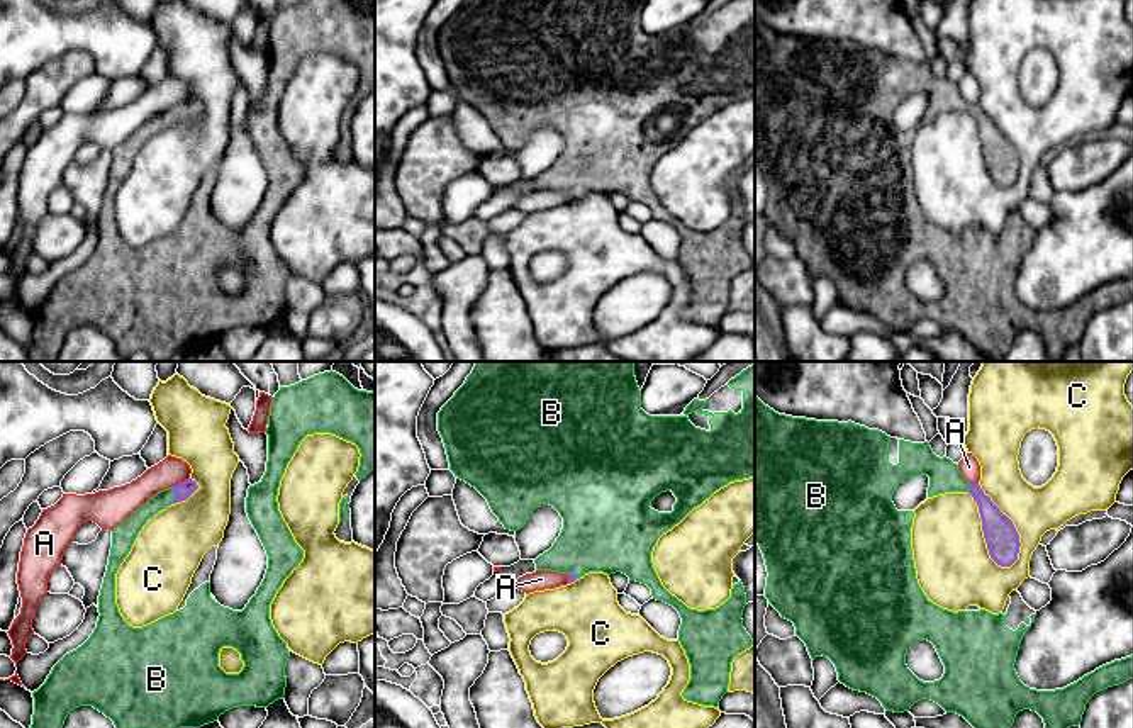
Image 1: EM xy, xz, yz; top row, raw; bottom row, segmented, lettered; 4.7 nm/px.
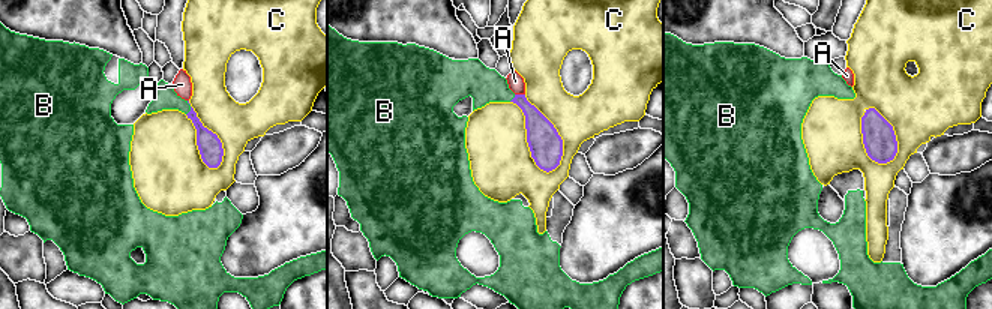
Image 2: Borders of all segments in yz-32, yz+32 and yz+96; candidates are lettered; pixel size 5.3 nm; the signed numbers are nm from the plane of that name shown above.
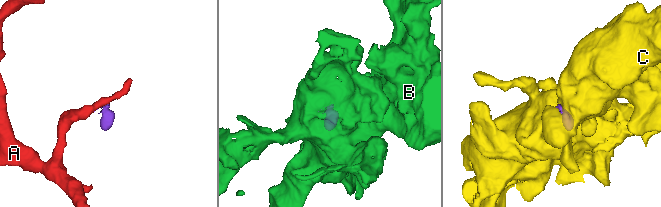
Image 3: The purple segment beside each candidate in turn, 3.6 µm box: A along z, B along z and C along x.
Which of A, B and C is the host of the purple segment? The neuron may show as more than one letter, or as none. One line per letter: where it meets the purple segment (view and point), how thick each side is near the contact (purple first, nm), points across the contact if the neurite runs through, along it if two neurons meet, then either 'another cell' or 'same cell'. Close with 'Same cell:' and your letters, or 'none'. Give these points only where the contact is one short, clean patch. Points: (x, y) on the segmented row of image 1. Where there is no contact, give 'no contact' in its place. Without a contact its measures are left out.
A: contact xy (182, 482); calibres 80 and 140 nm; border xy (189, 477), (173, 487); another cell
B: contact xy (175, 496); calibres 80 and 80 nm; way xy (185, 489), (175, 496), (165, 498); same cell
C: contact yz (1013, 526); calibres 160 and 220 nm; another cell
Same cell: B

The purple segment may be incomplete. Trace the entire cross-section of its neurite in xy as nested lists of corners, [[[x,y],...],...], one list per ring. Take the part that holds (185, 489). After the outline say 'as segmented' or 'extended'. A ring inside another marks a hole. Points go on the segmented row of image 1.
[[[324,372],[302,380],[290,387],[280,387],[275,394],[268,416],[268,462],[263,479],[249,485],[246,497],[246,512],[256,529],[266,555],[268,568],[256,594],[249,599],[243,611],[232,611],[220,606],[210,594],[210,574],[217,560],[217,546],[212,546],[204,555],[198,568],[192,577],[192,584],[173,614],[168,614],[148,626],[132,628],[119,613],[115,604],[115,574],[129,555],[142,526],[159,511],[170,504],[187,501],[197,489],[197,482],[188,479],[175,487],[165,489],[142,504],[131,514],[129,519],[122,521],[112,529],[112,548],[109,557],[107,572],[98,596],[98,621],[90,638],[76,650],[66,653],[51,670],[46,682],[32,692],[34,714],[31,728],[63,728],[66,716],[80,706],[93,706],[107,718],[110,718],[115,728],[200,728],[214,723],[220,714],[232,708],[256,706],[268,708],[278,699],[283,699],[287,677],[285,667],[290,657],[287,643],[278,636],[270,619],[270,604],[282,587],[283,580],[292,574],[293,568],[304,558],[304,550],[295,543],[287,523],[278,511],[278,487],[285,473],[288,462],[297,451],[300,441],[307,434],[331,433],[346,441],[354,443],[360,448],[360,467],[354,473],[358,480],[365,479],[375,468],[375,390],[358,390],[343,375],[336,372]],[[222,647],[232,647],[241,653],[244,667],[239,674],[226,674],[219,667],[219,652]]]; extended

